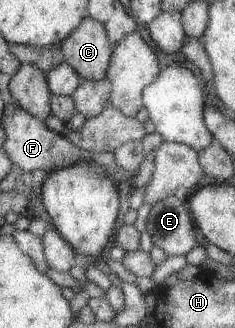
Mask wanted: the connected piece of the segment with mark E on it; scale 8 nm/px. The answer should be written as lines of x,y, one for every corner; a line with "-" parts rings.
171,195
166,199
157,201
151,210
149,210
147,225
144,230
150,233
153,246
161,248
167,258
169,256
186,256
192,248
199,244
197,230
195,230
194,220
190,214
188,204
185,198
179,196

